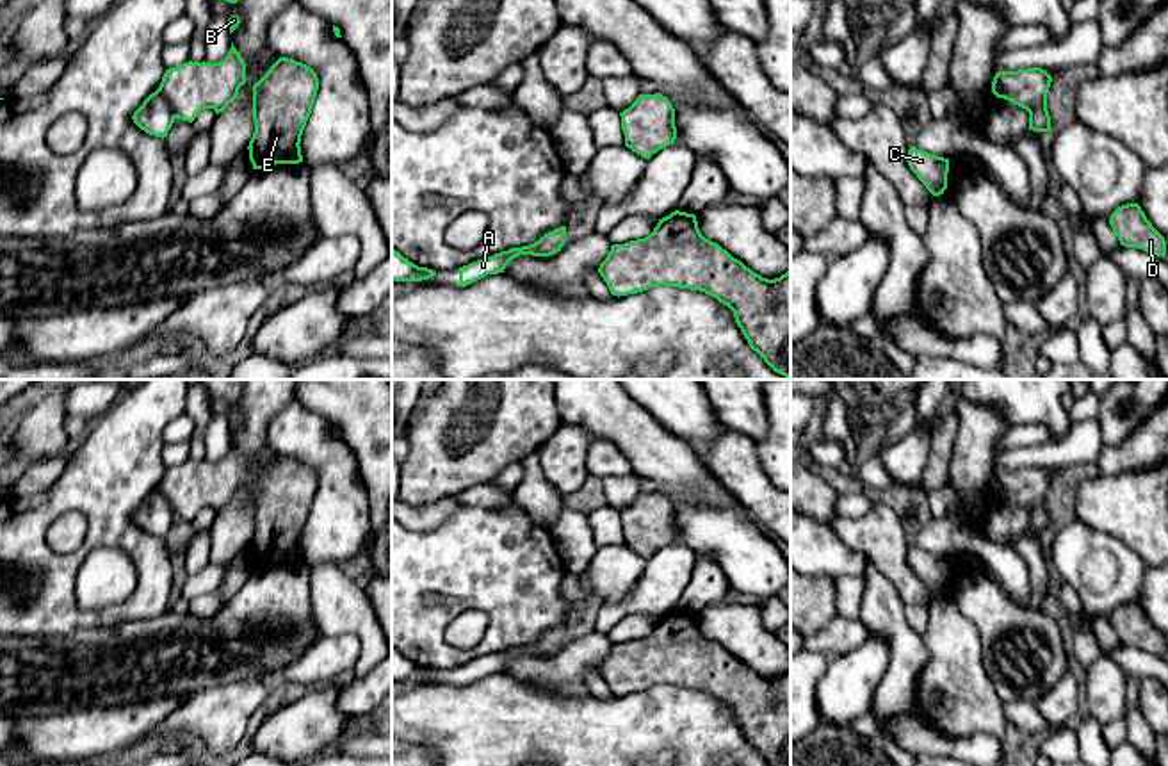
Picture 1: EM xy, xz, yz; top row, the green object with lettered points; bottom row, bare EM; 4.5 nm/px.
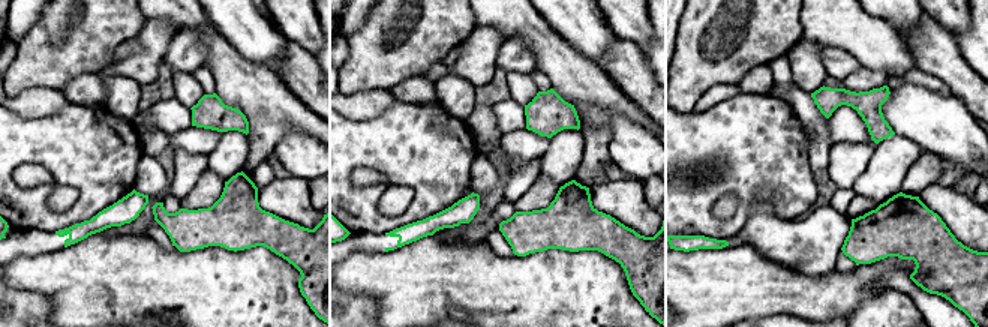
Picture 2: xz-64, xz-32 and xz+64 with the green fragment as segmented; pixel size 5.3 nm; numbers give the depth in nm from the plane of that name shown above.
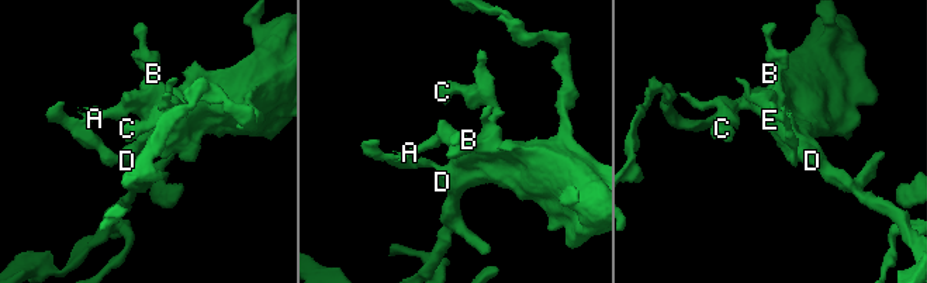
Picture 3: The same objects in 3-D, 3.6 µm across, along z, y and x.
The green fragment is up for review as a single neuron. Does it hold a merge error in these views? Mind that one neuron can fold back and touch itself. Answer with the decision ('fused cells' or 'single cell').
single cell

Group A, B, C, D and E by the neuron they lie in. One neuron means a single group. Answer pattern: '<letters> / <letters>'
A B C D E

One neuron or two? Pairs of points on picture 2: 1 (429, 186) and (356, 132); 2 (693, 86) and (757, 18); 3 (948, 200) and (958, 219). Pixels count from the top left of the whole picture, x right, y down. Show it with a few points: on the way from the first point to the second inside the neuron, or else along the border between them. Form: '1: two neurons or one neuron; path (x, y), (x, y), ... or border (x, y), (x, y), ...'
1: one neuron; path (411, 168), (386, 143), (374, 143)
2: one neuron; path (712, 66), (727, 60), (742, 47), (747, 38)
3: one neuron; path (951, 204), (958, 215)

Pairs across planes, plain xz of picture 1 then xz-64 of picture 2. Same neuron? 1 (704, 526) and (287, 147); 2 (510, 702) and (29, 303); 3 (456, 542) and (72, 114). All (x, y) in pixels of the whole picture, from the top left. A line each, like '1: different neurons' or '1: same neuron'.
1: same neuron
2: different neurons
3: same neuron

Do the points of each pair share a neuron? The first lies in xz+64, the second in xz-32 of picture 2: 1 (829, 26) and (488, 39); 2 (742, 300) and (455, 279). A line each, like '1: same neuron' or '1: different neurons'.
1: different neurons
2: same neuron

